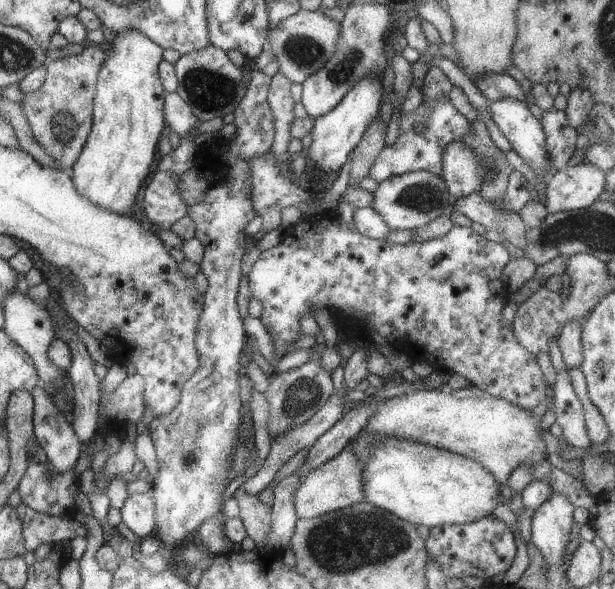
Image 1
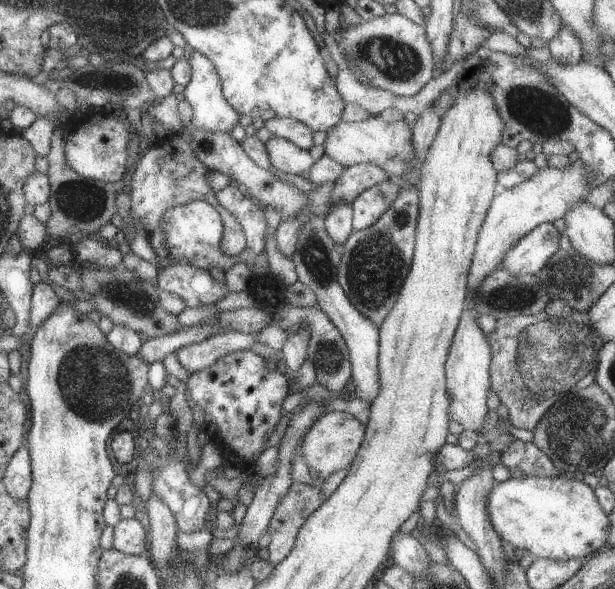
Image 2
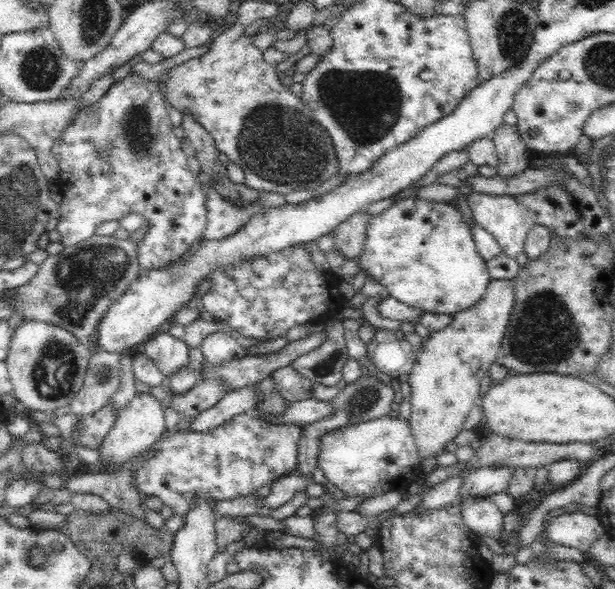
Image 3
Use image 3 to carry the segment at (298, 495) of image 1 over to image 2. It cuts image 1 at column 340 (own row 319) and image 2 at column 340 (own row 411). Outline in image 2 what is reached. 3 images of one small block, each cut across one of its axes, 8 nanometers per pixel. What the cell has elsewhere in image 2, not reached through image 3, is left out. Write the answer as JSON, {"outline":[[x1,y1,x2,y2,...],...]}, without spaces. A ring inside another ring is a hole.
{"outline":[[327,411,319,416,305,433,300,447,301,456,309,470,316,471,322,476,328,476,343,468,347,469,359,450,365,428,366,426,363,426,357,418,343,411]]}

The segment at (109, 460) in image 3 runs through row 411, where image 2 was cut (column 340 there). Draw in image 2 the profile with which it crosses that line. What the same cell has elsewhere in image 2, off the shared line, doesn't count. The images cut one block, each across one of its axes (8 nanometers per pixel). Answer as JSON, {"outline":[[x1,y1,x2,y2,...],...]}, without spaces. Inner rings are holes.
{"outline":[[372,115,371,118,359,122,340,120,327,130,322,148,325,155,341,166,348,167,363,162,377,164,379,168,383,168,388,178,403,177,403,174,409,172,409,164,413,160,410,123,404,118,399,122,383,122,379,115]]}

